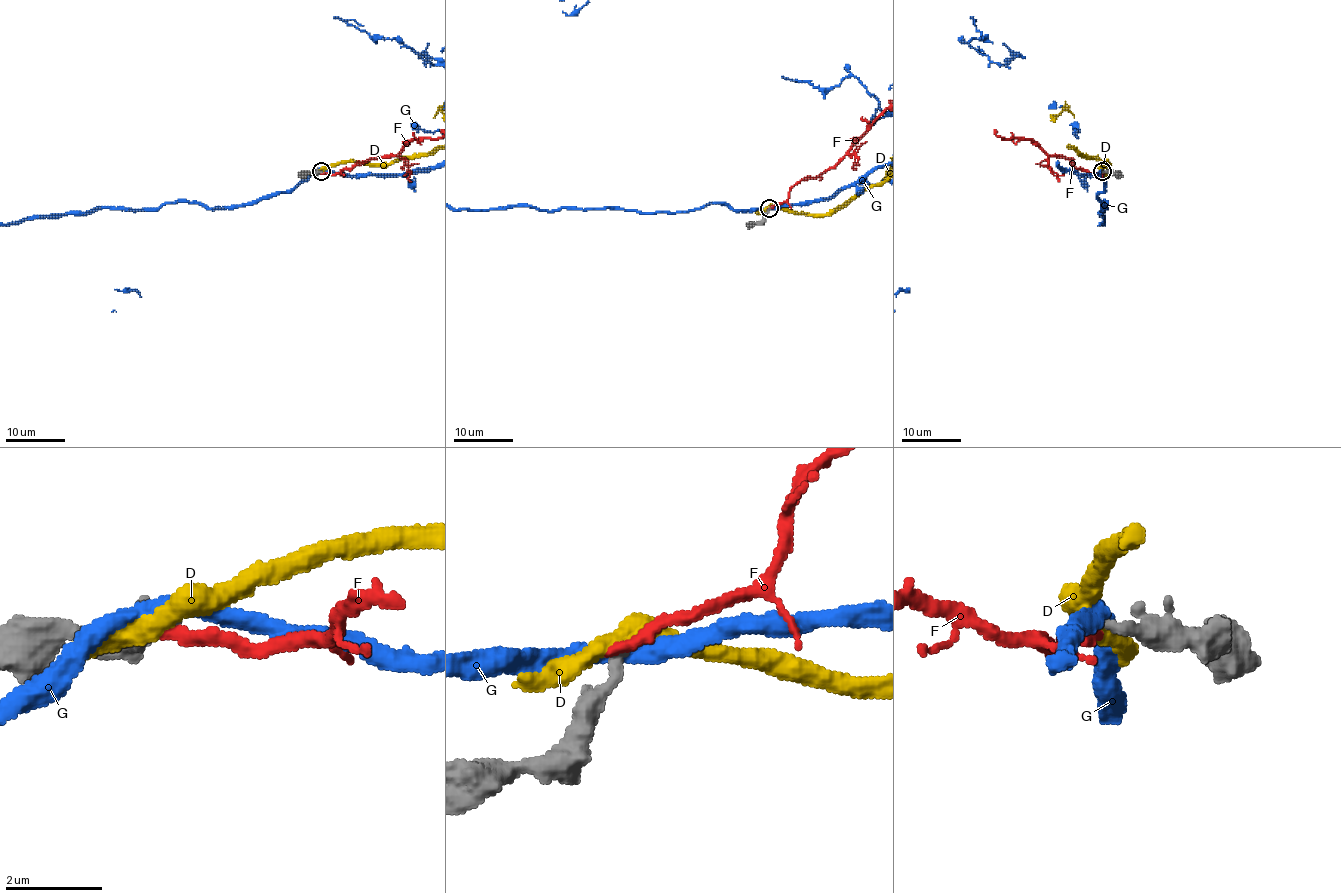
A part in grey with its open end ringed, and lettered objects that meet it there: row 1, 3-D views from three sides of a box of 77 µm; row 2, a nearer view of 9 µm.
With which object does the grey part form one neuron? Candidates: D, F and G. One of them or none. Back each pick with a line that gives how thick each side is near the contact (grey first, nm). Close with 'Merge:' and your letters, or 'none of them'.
Merge: none of them

